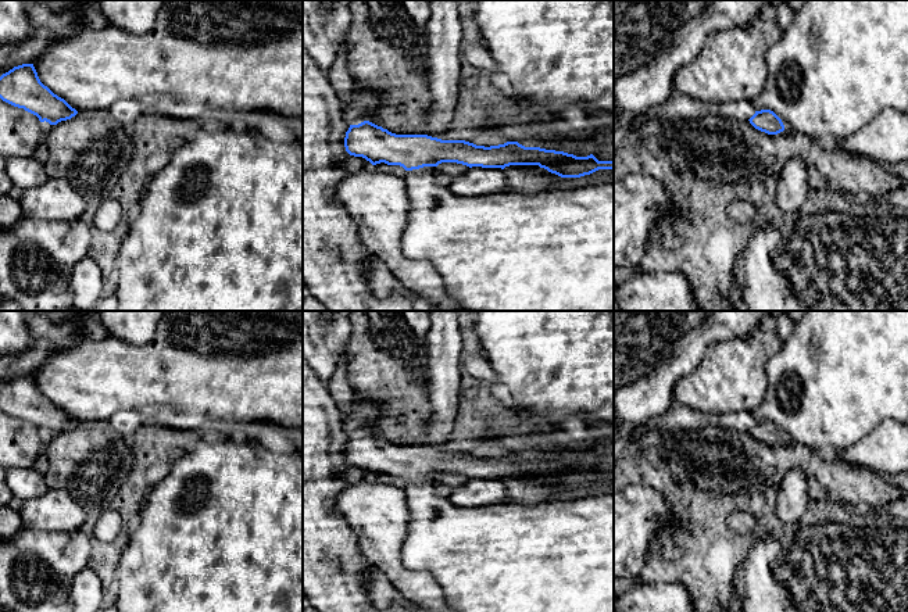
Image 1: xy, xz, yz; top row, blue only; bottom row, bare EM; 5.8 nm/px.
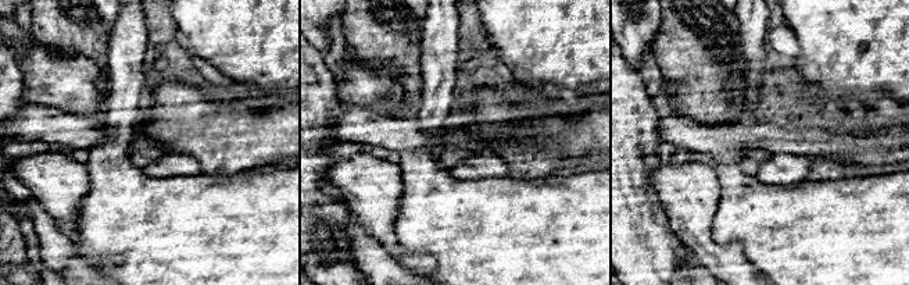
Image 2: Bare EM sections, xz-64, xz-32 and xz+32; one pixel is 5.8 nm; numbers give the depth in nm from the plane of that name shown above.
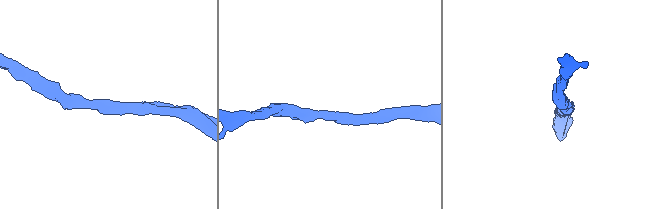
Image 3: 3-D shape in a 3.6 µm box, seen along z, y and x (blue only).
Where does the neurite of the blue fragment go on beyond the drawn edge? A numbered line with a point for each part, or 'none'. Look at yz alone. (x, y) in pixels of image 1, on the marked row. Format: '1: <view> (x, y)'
none

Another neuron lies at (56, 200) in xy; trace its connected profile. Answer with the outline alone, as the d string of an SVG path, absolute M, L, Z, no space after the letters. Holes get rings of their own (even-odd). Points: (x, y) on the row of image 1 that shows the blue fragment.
M49 179L42 186L24 190L19 205L25 218L71 221L81 218L87 204L67 180Z

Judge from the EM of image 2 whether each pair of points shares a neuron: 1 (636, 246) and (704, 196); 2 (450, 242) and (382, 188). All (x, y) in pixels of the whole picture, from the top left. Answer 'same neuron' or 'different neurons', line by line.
1: different neurons
2: different neurons

